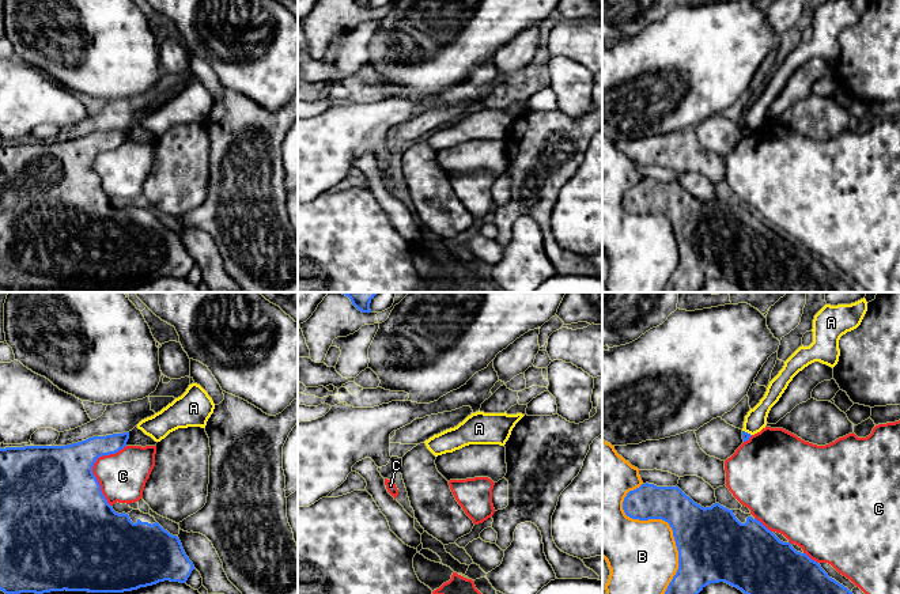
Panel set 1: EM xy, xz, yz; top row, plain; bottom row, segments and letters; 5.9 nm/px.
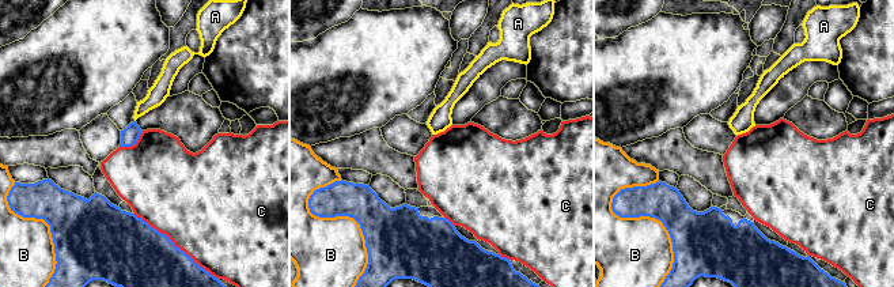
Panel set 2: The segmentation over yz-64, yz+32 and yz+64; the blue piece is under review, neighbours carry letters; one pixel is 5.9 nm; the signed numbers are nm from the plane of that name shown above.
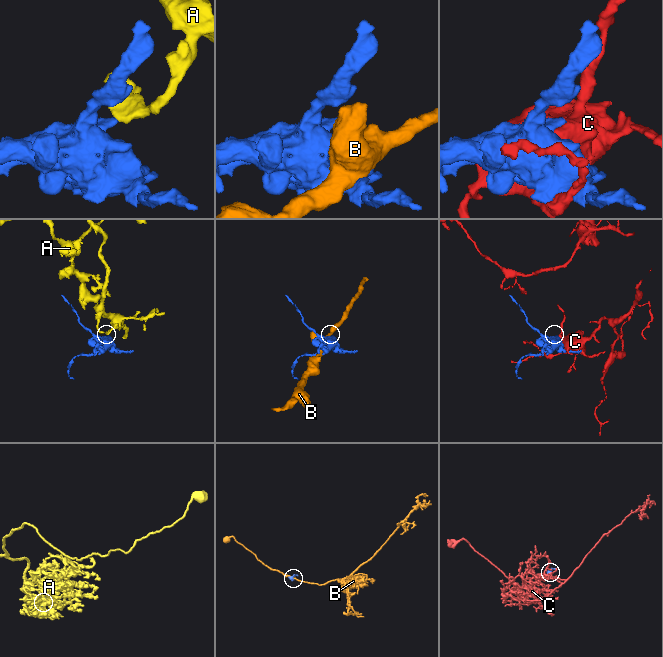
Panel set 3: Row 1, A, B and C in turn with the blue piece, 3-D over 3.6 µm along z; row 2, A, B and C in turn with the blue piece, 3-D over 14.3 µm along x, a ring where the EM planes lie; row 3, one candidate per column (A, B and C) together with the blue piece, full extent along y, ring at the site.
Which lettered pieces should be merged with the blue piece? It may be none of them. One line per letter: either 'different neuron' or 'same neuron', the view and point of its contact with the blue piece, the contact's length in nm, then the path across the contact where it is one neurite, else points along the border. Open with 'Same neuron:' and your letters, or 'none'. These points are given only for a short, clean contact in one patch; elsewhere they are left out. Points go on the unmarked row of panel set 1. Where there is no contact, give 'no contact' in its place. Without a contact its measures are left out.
Same neuron: none
A: different neuron; contact yz (747, 128); length 70 nm; border yz (742, 125), (751, 131)
B: different neuron; contact yz (665, 216); length 700 nm
C: different neuron; contact xy (91, 165); length 380 nm

